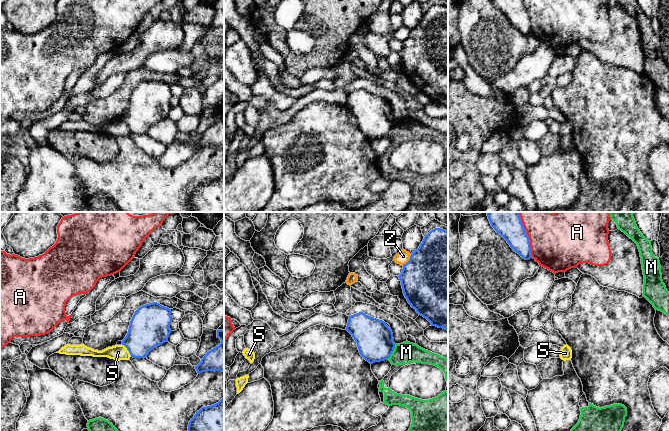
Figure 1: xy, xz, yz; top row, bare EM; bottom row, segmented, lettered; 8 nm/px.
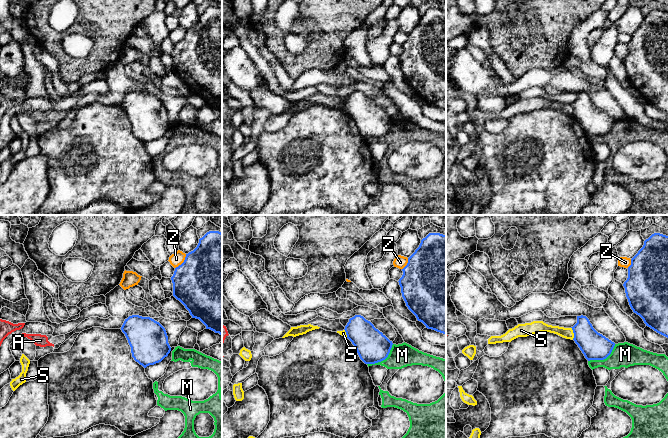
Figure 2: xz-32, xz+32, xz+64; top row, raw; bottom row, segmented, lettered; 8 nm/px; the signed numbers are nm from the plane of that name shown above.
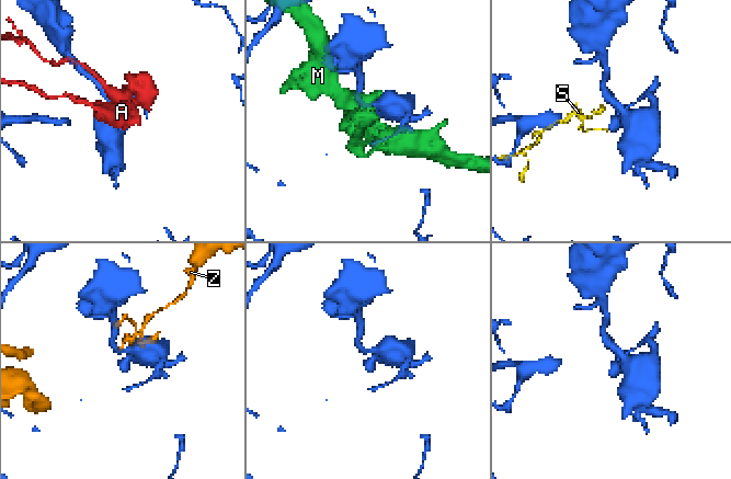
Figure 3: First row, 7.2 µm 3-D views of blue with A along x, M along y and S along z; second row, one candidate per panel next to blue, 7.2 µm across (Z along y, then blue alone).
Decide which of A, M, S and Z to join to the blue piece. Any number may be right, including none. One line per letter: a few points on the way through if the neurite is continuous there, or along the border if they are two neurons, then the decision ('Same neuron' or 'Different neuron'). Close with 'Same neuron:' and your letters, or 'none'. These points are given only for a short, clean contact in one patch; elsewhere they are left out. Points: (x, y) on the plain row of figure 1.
A: Different neuron
M: Different neuron
S: Boundary: xy (121, 120), (131, 132). Different neuron
Z: Different neuron
Same neuron: none

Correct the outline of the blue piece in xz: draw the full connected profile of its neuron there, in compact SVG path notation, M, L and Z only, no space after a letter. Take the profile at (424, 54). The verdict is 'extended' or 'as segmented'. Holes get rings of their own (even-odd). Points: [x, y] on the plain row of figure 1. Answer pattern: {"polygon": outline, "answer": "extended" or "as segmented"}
{"polygon": "M440 4L431 6L419 24L412 28L398 53L411 83L432 102L448 107L448 7Z", "answer": "as segmented"}

